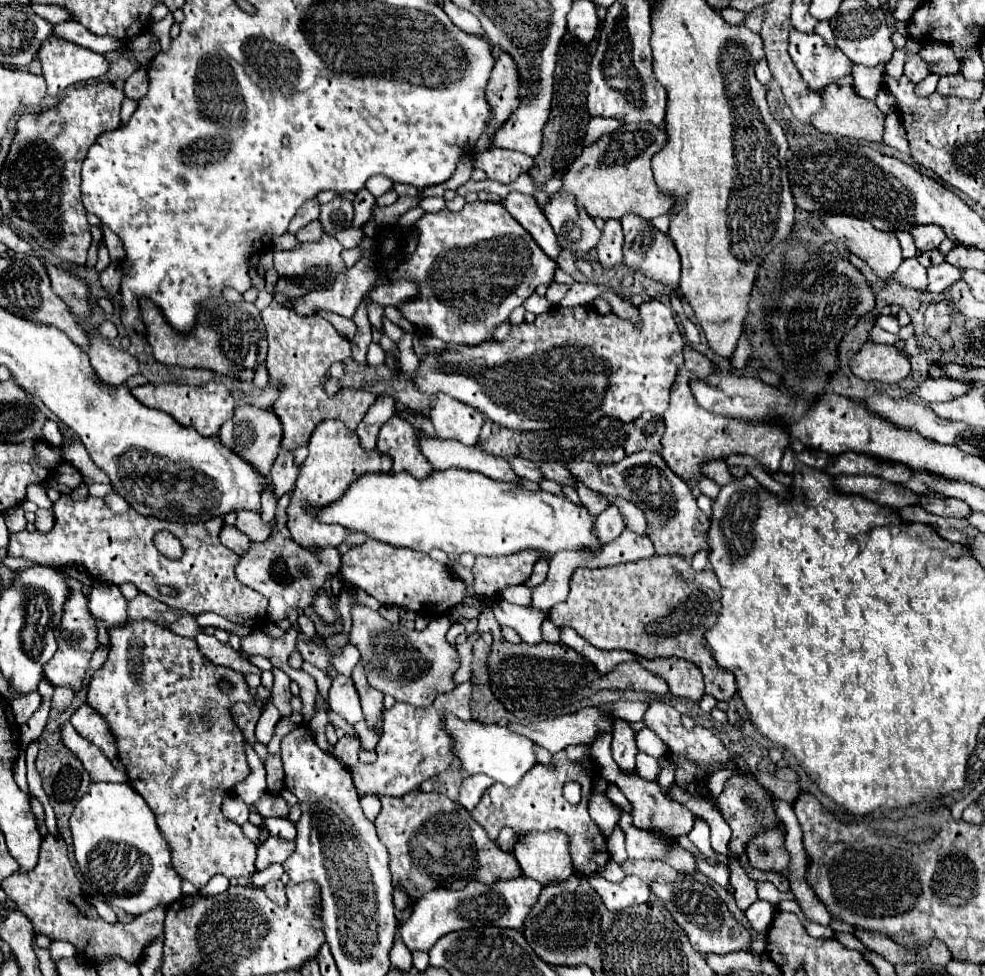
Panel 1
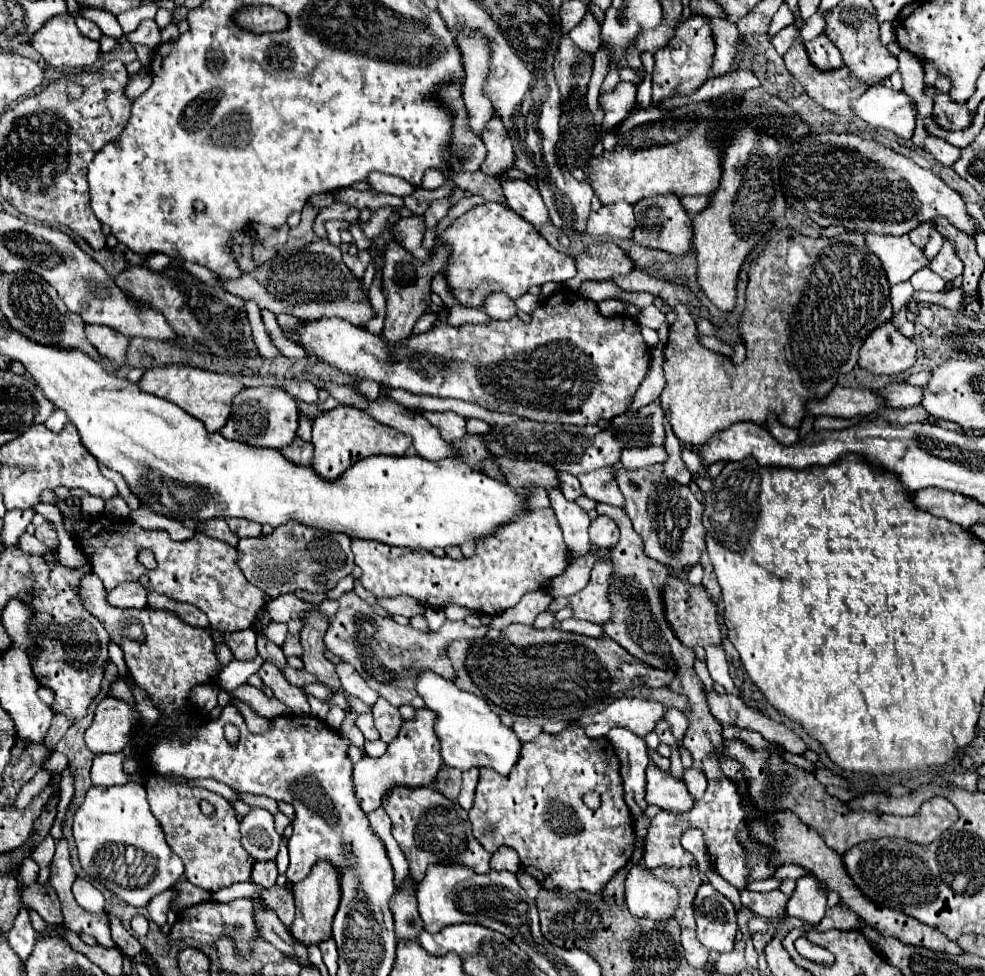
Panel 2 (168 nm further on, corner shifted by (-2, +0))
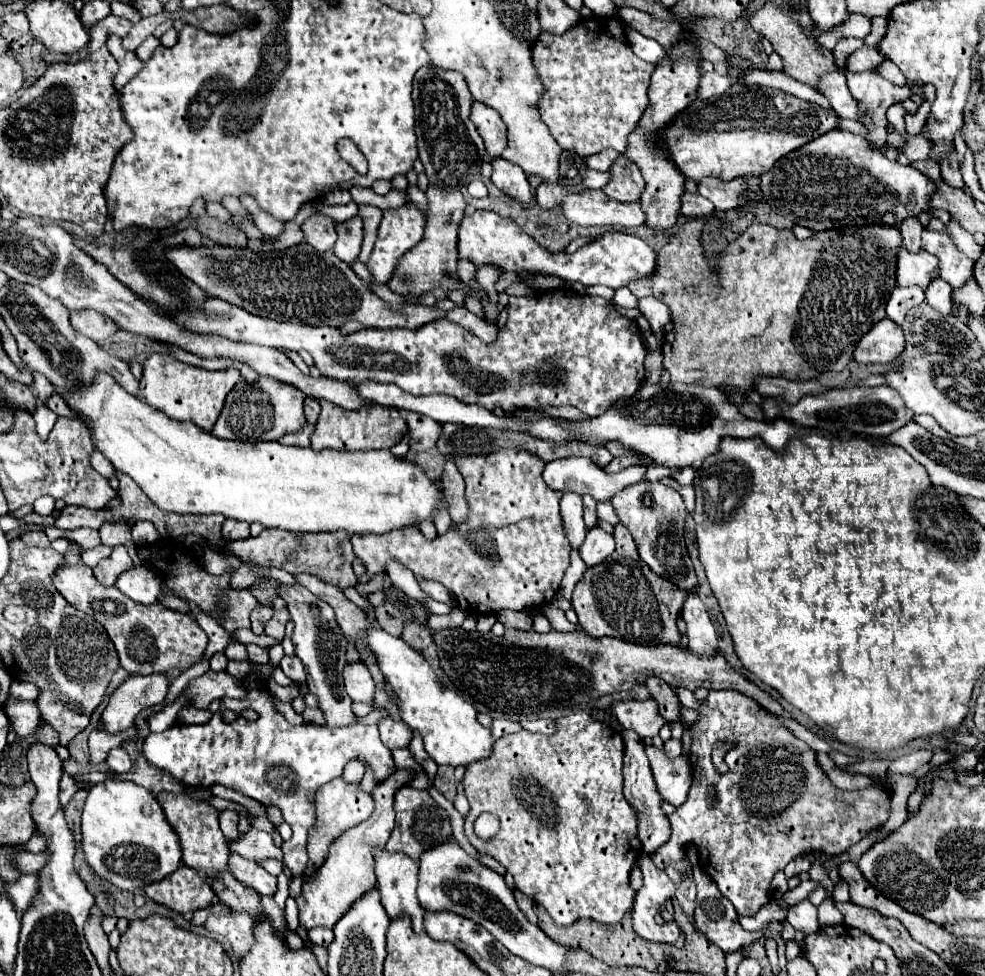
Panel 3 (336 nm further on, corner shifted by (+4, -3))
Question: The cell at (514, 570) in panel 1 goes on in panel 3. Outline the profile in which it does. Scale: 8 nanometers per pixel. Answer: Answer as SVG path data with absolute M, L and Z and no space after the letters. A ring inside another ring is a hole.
M499 449L491 455L475 457L457 457L455 459L459 473L465 479L465 499L469 505L469 517L459 527L451 527L445 537L427 541L417 529L399 529L393 533L377 535L351 535L351 545L355 555L363 561L365 573L369 577L387 571L387 563L397 559L403 567L411 569L417 579L439 581L445 585L457 599L457 605L467 615L485 615L499 613L501 609L523 611L525 607L539 607L549 603L561 585L565 569L569 567L569 541L561 527L559 517L559 499L561 493L555 493L541 479L545 463L529 451L523 449Z

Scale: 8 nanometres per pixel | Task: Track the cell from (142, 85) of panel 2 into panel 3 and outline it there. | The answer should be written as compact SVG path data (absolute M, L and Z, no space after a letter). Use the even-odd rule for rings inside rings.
M109 35L109 41L107 41L107 49L111 51L111 55L117 59L119 63L119 73L115 75L115 89L123 89L125 83L129 83L143 67L143 61L137 59L135 53L131 51L125 51L121 47L121 39L117 35Z

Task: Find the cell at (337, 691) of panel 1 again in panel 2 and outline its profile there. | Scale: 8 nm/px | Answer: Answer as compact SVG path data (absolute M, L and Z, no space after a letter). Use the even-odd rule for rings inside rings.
M341 662L337 664L337 674L341 678L341 688L347 692L347 694L353 694L357 696L359 700L363 700L367 706L373 706L379 698L379 694L375 690L371 690L367 686L367 682L363 680L363 676L347 662Z

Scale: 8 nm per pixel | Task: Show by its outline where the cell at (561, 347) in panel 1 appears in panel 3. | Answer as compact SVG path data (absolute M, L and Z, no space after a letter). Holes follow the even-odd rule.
M549 291L549 293L541 293L537 297L511 297L509 299L509 319L507 323L499 329L497 333L497 339L493 343L483 343L479 341L479 337L475 337L471 331L463 329L461 325L457 323L451 323L447 319L437 319L437 321L431 321L427 325L423 325L421 329L361 329L357 333L351 333L351 335L345 335L341 333L341 329L337 327L311 327L311 325L301 325L301 323L279 323L279 321L273 321L273 319L267 319L267 317L257 317L257 315L251 315L247 313L245 309L241 307L235 307L227 301L221 301L221 299L215 299L215 297L209 297L201 309L193 309L193 311L179 311L177 315L173 315L173 319L185 327L185 329L191 329L191 331L197 331L197 333L215 333L215 335L221 335L221 337L227 337L231 341L243 341L243 343L255 343L255 345L265 345L265 347L275 347L275 349L289 349L289 351L301 351L305 349L307 353L311 353L313 361L315 361L315 367L321 371L323 377L329 377L329 379L337 379L337 381L353 381L353 383L363 383L363 381L381 381L381 383L395 383L397 387L401 387L403 391L411 393L411 395L429 395L429 393L445 393L445 395L453 395L457 397L461 403L467 403L467 405L481 405L489 411L493 411L497 405L503 409L503 411L511 411L513 407L523 407L523 409L539 409L539 407L559 407L559 405L571 405L571 407L577 407L581 409L583 413L591 415L591 417L597 417L601 413L605 413L605 409L609 409L609 405L613 405L613 401L619 401L621 397L631 397L639 387L641 383L645 381L645 369L643 369L643 359L647 355L645 351L645 345L643 345L643 337L641 337L641 331L637 327L637 323L621 313L617 313L613 309L613 305L609 305L609 301L605 301L603 297L593 297L593 295L575 295L575 293L567 293L567 291Z

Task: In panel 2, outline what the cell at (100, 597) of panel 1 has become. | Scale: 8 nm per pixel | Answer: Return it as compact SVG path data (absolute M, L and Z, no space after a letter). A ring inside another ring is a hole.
M125 582L107 592L107 600L119 608L145 608L147 588L141 582Z

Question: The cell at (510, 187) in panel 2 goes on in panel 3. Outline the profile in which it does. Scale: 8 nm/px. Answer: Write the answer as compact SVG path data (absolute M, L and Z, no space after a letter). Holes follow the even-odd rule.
M497 157L491 161L493 163L493 175L491 181L495 183L495 187L499 191L503 191L509 199L519 201L519 203L527 203L533 201L533 191L527 183L527 175L523 173L521 167Z

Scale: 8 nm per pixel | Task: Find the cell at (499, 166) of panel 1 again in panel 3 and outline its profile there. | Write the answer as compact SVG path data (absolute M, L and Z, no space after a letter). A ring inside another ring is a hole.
M475 101L471 109L471 121L475 123L479 135L483 137L489 157L499 157L507 147L507 133L501 115L495 113L495 109Z

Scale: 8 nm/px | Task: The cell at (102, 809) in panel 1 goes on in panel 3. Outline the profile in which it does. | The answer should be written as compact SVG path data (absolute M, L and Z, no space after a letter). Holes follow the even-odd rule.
M105 781L89 789L81 813L81 849L87 865L121 891L141 891L177 871L181 847L153 793L133 781Z

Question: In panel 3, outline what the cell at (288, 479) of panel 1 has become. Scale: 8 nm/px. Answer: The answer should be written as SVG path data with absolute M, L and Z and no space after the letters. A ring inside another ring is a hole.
M303 427L303 429L301 429L301 431L297 431L297 433L289 433L289 435L281 437L281 439L279 439L279 443L283 443L283 445L309 447L309 445L311 445L309 437L311 437L311 429L309 429L309 427Z

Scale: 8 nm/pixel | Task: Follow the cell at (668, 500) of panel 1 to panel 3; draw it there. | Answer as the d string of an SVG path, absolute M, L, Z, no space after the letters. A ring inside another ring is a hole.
M641 481L635 485L625 487L617 497L613 497L613 507L619 517L619 521L631 531L639 557L661 577L673 581L679 589L691 591L697 587L697 577L693 571L693 563L687 555L687 545L685 545L685 505L681 495L663 485L663 483L651 483L651 481ZM653 541L657 541L657 549L653 549Z

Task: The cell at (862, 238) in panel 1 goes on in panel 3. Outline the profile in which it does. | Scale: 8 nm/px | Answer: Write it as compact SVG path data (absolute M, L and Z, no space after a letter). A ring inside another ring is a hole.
M905 247L897 253L896 280L898 286L919 285L927 289L927 285L937 277L937 257L927 251L909 253Z

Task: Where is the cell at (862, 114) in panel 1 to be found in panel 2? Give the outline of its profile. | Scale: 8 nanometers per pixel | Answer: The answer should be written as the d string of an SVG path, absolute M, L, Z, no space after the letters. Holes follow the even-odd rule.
M795 40L793 46L789 48L789 52L783 56L785 64L787 64L787 70L801 82L801 86L807 90L807 94L821 106L825 106L827 110L833 110L835 114L839 116L845 116L845 118L853 118L855 114L851 114L851 108L849 108L849 102L855 100L859 94L863 94L867 90L867 86L855 86L855 82L851 82L849 74L847 74L847 68L841 66L837 70L819 70L817 66L811 64L809 56L807 56L807 50L805 50L805 44L801 40Z

